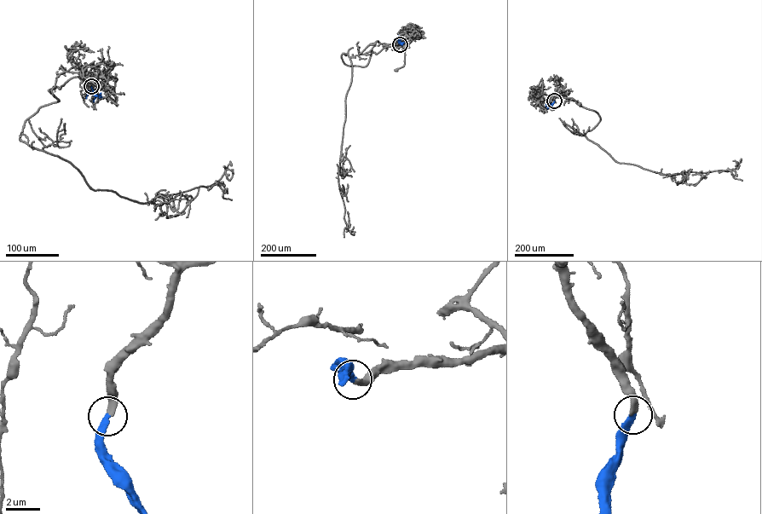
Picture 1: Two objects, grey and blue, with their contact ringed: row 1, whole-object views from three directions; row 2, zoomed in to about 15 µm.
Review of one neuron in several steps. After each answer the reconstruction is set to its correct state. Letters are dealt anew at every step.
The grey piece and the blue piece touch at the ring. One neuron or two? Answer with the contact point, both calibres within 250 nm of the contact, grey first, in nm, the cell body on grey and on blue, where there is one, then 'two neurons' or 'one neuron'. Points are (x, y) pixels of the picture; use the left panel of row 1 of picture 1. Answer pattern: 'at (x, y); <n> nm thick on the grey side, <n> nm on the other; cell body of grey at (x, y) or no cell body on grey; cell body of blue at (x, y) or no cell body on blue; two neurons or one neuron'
at (91, 86); 320 nm thick on the grey side, 380 nm on the other; cell body of grey at (112, 89); no cell body on blue; one neuron

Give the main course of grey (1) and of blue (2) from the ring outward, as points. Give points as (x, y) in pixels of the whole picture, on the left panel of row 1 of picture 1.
1: (91, 86), (99, 76), (104, 78), (116, 77), (112, 89)
2: (91, 86), (92, 92), (88, 92), (86, 98)

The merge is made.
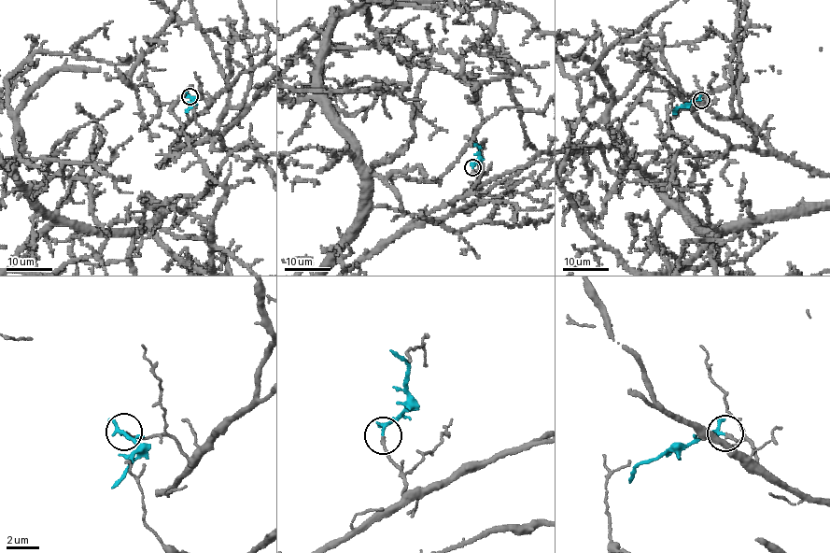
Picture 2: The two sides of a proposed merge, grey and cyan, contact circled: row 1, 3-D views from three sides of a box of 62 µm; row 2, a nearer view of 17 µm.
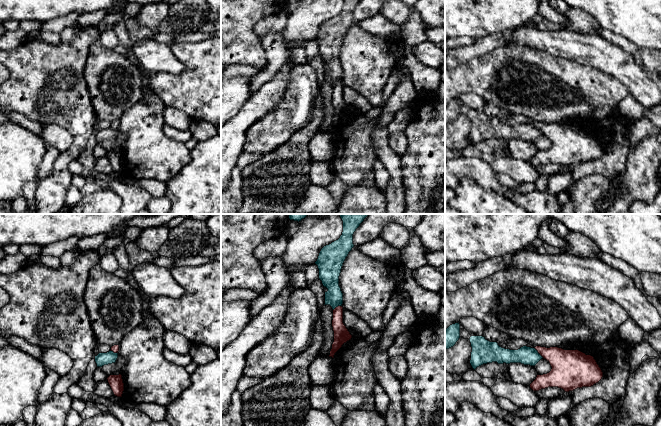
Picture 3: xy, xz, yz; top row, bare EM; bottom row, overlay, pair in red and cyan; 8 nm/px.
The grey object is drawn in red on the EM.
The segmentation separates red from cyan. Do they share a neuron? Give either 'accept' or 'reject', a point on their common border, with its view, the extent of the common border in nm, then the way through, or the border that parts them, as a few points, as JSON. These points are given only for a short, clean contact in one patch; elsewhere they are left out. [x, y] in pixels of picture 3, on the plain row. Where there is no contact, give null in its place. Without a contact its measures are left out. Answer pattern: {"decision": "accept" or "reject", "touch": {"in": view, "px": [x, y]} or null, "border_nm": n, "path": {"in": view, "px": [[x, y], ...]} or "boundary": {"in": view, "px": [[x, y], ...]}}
{"decision": "reject", "touch": {"in": "yz", "px": [538, 128]}, "border_nm": 120, "boundary": {"in": "yz", "px": [[534, 123], [543, 133]]}}

